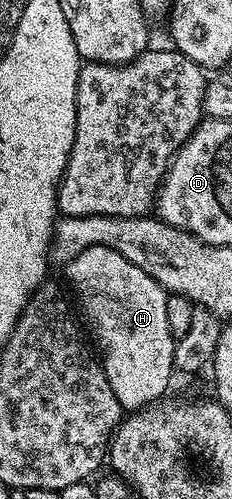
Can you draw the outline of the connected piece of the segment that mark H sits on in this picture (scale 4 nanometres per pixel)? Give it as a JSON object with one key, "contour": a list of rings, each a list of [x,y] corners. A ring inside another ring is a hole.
{"contour":[[[92,246],[79,256],[75,256],[64,267],[77,298],[81,301],[81,310],[93,329],[93,338],[97,341],[99,361],[105,370],[107,384],[119,400],[122,408],[129,412],[140,411],[141,407],[150,405],[162,397],[169,386],[169,377],[175,374],[173,364],[173,343],[175,341],[171,328],[167,328],[167,300],[169,294],[143,268],[135,268],[127,256],[119,256],[106,246]]]}

